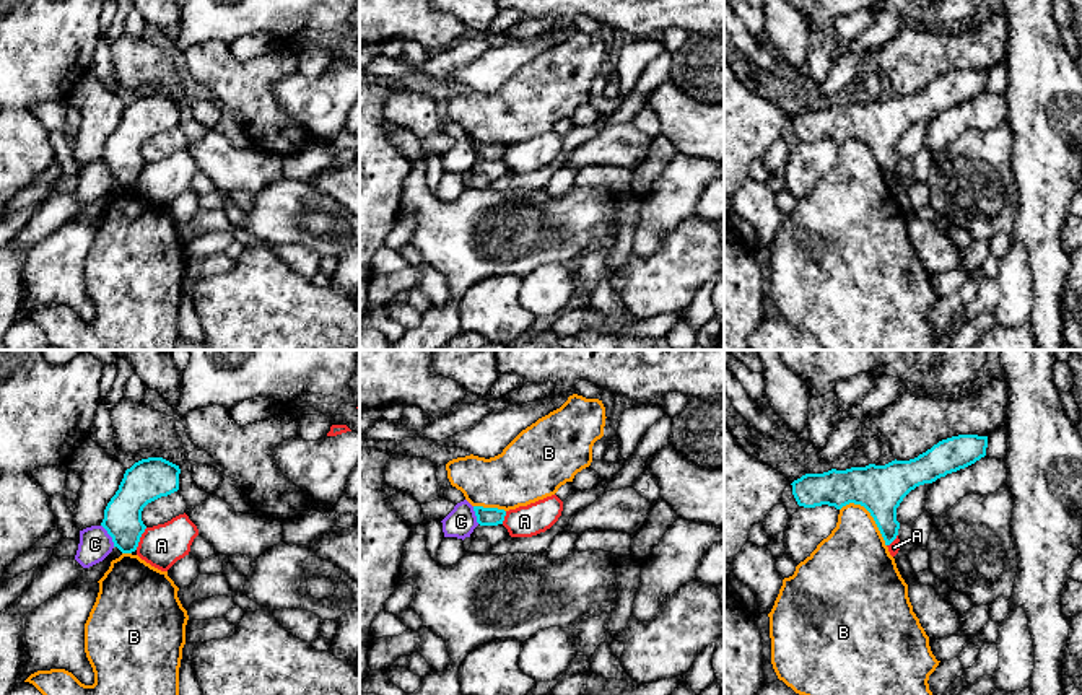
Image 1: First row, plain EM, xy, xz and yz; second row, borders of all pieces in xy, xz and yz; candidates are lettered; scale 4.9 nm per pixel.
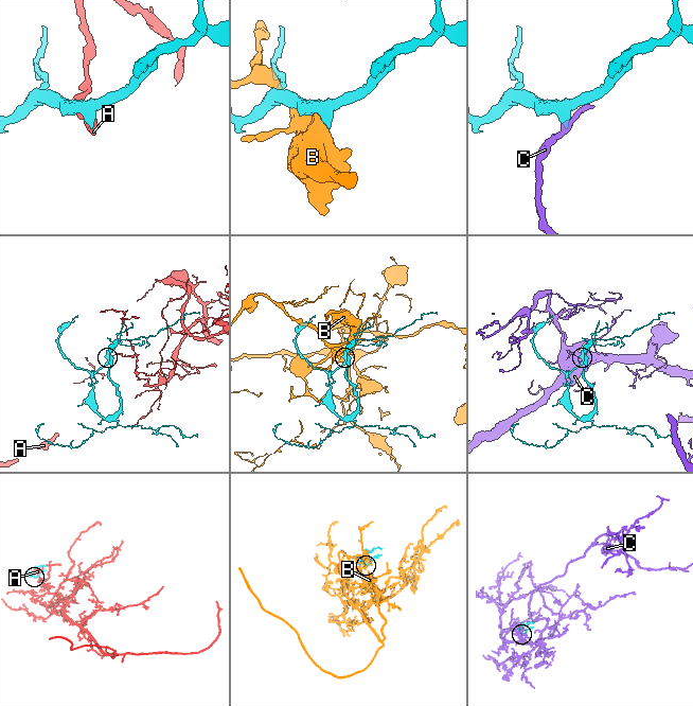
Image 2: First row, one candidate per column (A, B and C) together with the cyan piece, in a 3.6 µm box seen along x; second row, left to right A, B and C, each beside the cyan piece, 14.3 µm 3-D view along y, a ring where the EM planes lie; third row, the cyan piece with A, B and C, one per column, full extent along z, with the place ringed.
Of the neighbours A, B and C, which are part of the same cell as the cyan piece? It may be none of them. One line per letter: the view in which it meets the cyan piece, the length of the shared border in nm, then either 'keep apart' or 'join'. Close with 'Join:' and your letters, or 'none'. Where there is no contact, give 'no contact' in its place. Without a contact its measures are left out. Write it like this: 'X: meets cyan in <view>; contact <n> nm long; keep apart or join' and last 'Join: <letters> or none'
A: meets cyan in xy; contact 130 nm long; keep apart
B: meets cyan in yz; contact 300 nm long; keep apart
C: meets cyan in xy; contact 130 nm long; keep apart
Join: none

